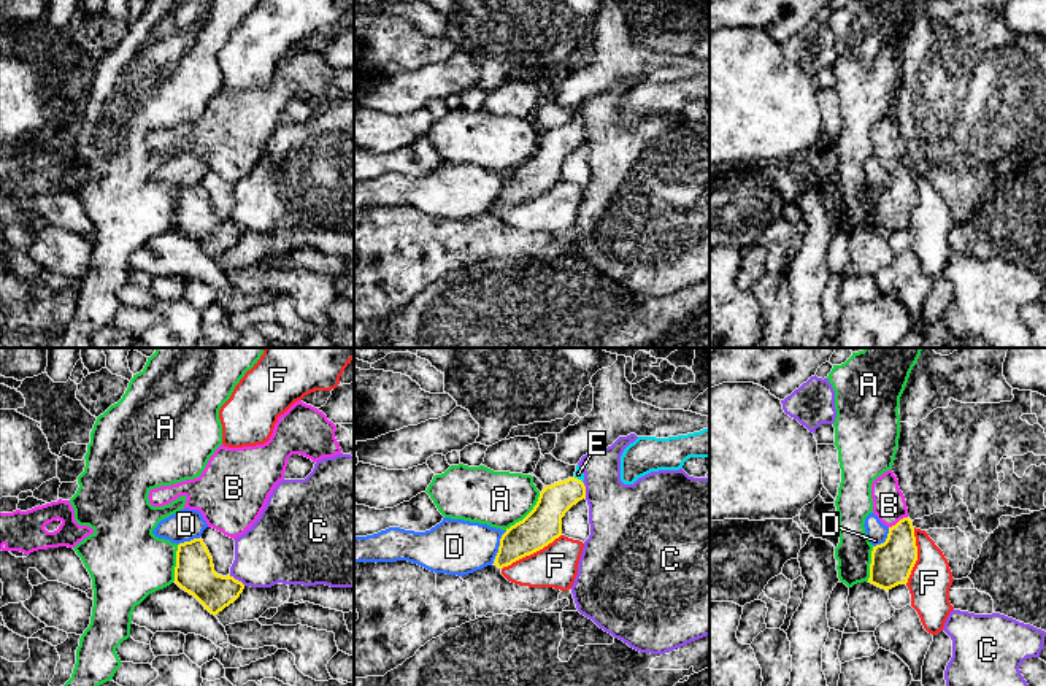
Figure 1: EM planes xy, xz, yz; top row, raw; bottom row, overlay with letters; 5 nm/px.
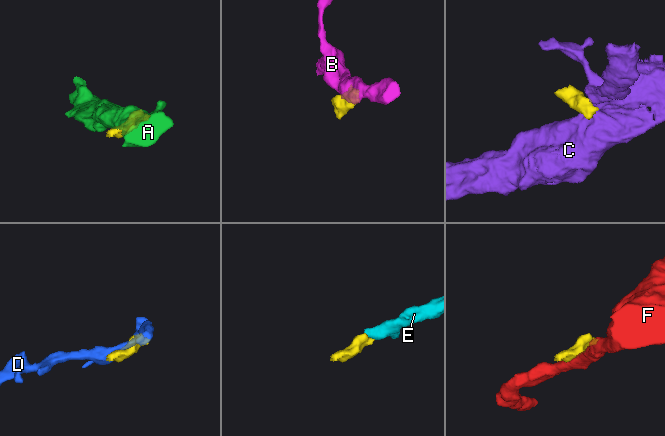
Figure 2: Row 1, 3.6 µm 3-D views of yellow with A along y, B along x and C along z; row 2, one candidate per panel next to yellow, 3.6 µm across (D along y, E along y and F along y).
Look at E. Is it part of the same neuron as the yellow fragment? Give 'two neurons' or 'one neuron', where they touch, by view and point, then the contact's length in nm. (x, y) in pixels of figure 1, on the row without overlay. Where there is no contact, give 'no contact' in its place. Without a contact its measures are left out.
one neuron | xz (576, 123) | 50 nm

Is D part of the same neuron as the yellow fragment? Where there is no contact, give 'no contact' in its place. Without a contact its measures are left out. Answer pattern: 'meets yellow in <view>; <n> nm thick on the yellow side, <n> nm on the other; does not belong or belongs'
meets yellow in xz; 190 nm thick on the yellow side, 280 nm on the other; does not belong

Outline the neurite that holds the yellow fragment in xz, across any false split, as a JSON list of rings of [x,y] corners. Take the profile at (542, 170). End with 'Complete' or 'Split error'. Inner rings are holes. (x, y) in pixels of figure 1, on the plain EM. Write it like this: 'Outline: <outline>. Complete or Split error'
Outline: [[[576,110],[573,122],[544,130],[533,154],[502,179],[494,210],[508,211],[559,183],[565,157],[586,143],[583,125],[584,118]]]. Split error

